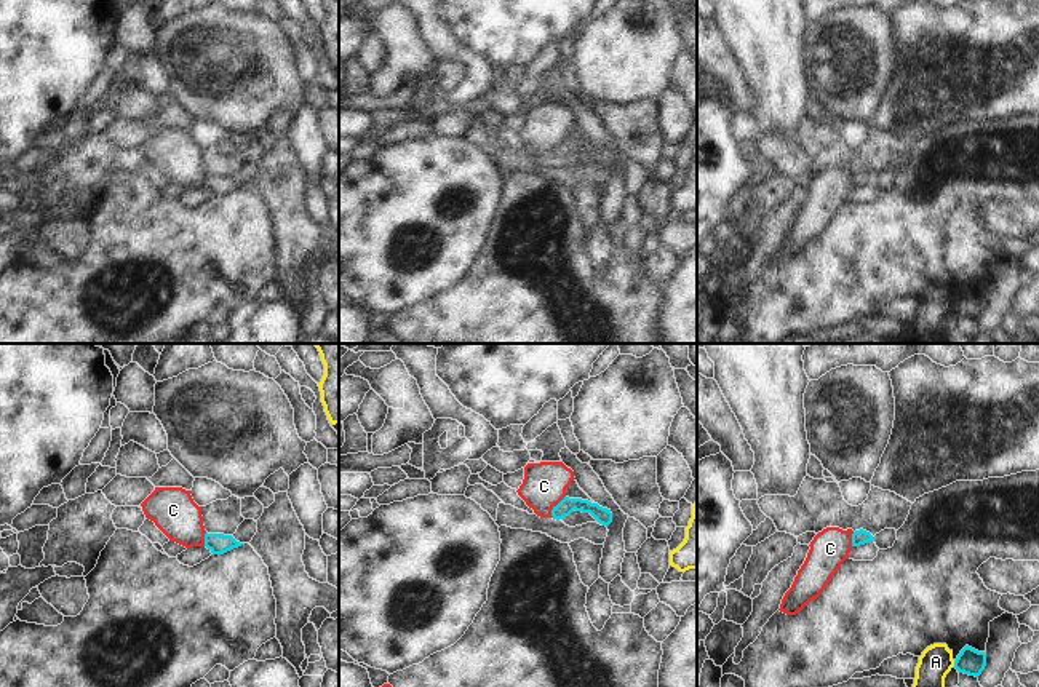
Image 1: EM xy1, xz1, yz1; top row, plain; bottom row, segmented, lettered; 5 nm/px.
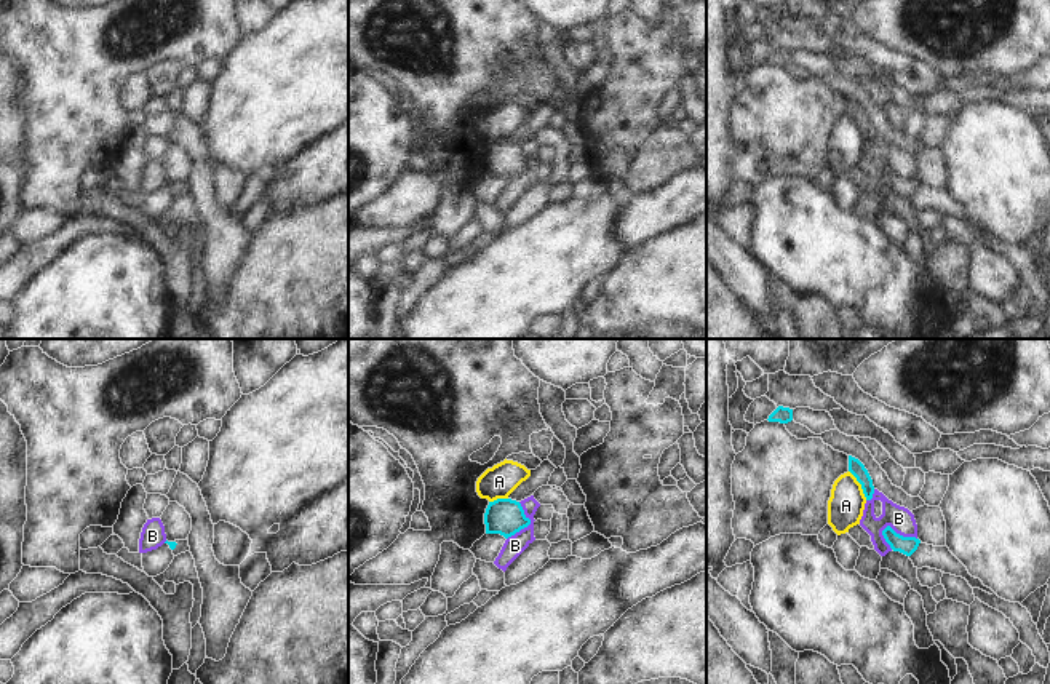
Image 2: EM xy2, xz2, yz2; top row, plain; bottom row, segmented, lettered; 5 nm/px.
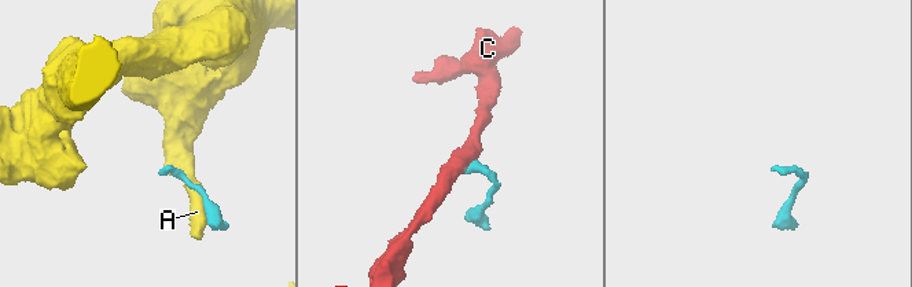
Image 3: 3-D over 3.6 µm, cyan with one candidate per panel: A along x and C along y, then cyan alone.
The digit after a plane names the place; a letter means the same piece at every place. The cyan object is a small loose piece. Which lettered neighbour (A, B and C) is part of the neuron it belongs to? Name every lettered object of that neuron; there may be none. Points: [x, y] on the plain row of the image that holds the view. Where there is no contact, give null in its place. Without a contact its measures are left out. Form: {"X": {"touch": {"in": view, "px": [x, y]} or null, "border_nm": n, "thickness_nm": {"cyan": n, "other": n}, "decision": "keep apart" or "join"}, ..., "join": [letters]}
{"A": {"touch": {"in": "yz2", "px": [860, 125]}, "border_nm": 180, "thickness_nm": {"cyan": 80, "other": 180}, "decision": "keep apart"}, "B": {"touch": {"in": "yz2", "px": [898, 176]}, "border_nm": 190, "thickness_nm": {"cyan": 90, "other": 120}, "decision": "keep apart"}, "C": {"touch": {"in": "xz1", "px": [555, 149]}, "border_nm": 130, "thickness_nm": {"cyan": 80, "other": 220}, "decision": "keep apart"}, "join": []}

